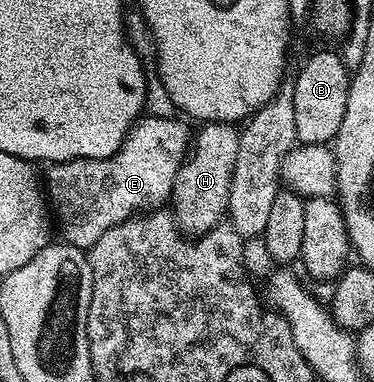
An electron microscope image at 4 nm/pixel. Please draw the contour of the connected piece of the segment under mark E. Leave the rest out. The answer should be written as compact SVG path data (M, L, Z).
M143 115L134 122L126 134L124 143L108 159L80 159L74 161L56 161L44 173L44 190L53 216L56 218L56 229L62 232L61 240L68 245L86 251L91 245L112 227L124 223L129 217L143 211L153 211L165 206L171 200L174 191L174 180L178 169L186 162L192 148L192 129L177 116L156 117Z

